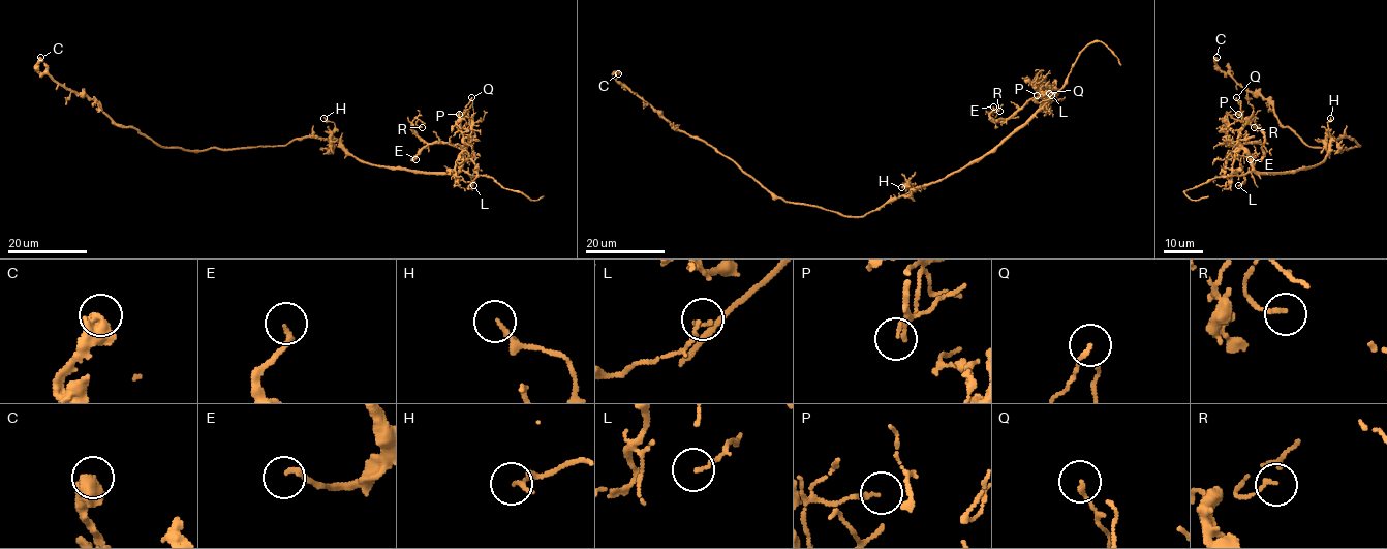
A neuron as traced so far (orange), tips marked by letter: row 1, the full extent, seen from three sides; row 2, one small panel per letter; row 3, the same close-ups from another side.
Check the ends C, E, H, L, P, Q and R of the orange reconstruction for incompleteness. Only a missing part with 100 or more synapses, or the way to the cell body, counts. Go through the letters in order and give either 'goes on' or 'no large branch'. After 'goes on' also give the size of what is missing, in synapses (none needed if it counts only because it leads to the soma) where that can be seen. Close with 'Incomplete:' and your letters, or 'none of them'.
C: no large branch
E: no large branch
H: no large branch
L: no large branch
P: no large branch
Q: no large branch
R: no large branch
Incomplete: none of them

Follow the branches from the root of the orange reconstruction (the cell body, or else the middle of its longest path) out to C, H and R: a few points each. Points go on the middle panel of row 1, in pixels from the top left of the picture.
C: (871, 211), (863, 216), (843, 216), (776, 197), (729, 158), (675, 127), (621, 85), (613, 74), (618, 73)
H: (871, 211), (905, 195), (913, 184), (901, 187)
R: (871, 211), (978, 161), (1020, 128), (1040, 109), (1043, 98), (1029, 99), (997, 121), (990, 112), (999, 111)

